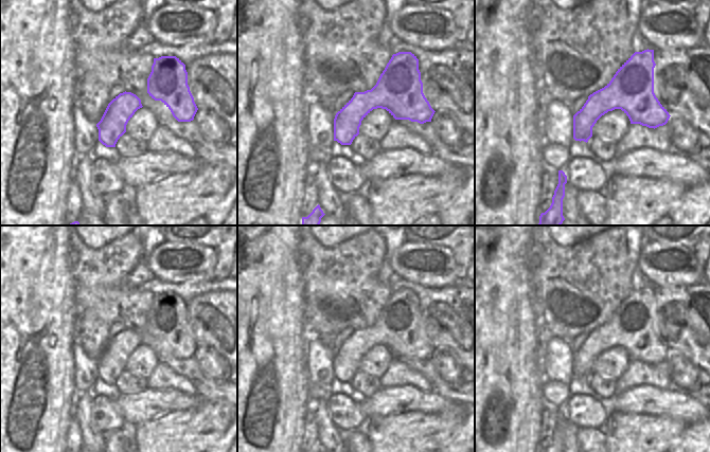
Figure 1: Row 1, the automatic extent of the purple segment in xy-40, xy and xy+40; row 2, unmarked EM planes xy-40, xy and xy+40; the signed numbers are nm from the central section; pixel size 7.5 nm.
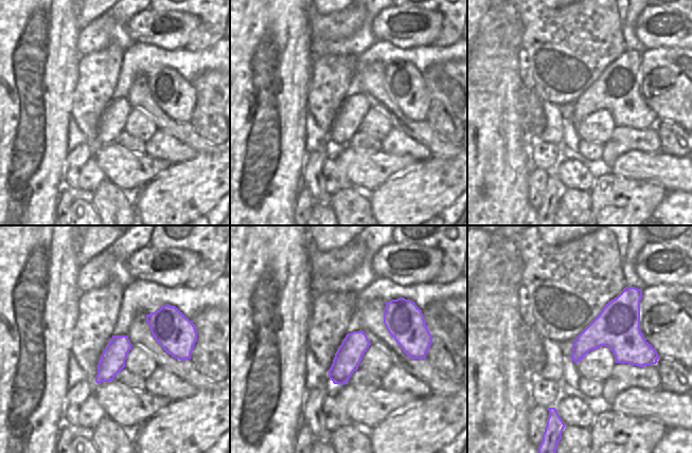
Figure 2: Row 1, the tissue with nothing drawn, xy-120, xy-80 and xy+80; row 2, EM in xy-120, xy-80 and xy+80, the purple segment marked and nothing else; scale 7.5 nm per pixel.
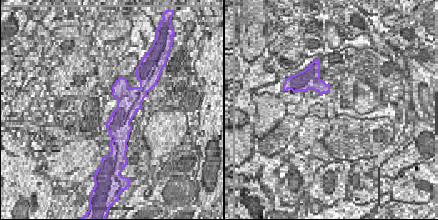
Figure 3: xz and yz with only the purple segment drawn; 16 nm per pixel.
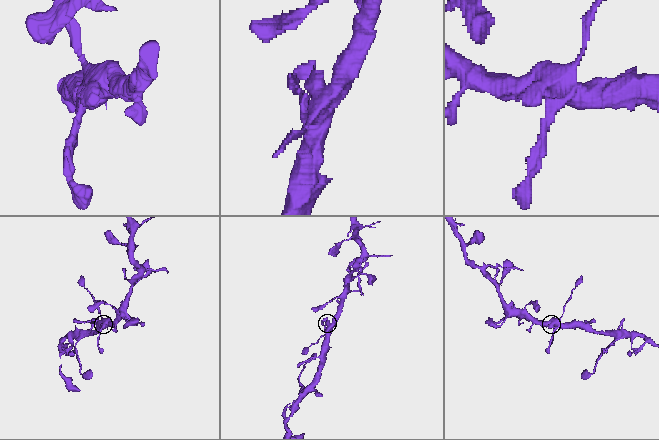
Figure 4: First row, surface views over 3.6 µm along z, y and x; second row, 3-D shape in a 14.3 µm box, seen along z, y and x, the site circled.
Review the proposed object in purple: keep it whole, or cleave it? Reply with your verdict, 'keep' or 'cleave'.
keep

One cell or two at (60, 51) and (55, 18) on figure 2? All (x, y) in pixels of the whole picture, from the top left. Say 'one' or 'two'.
one

